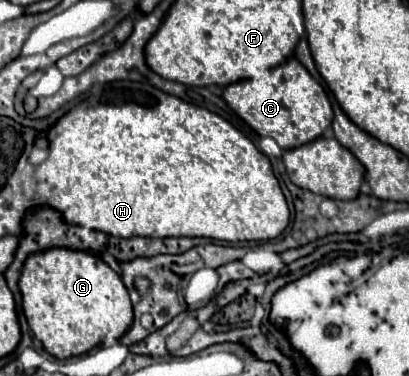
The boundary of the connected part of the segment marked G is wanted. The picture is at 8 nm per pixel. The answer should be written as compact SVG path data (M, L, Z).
M63 248L29 254L21 268L19 288L31 332L59 360L85 354L103 338L121 338L133 322L133 306L121 276L95 254Z

